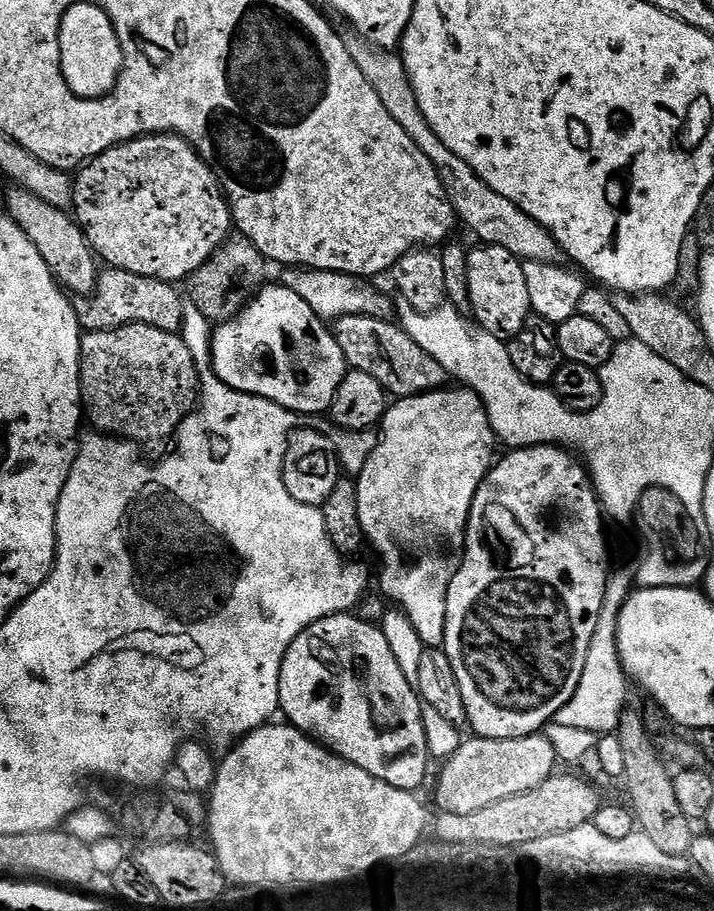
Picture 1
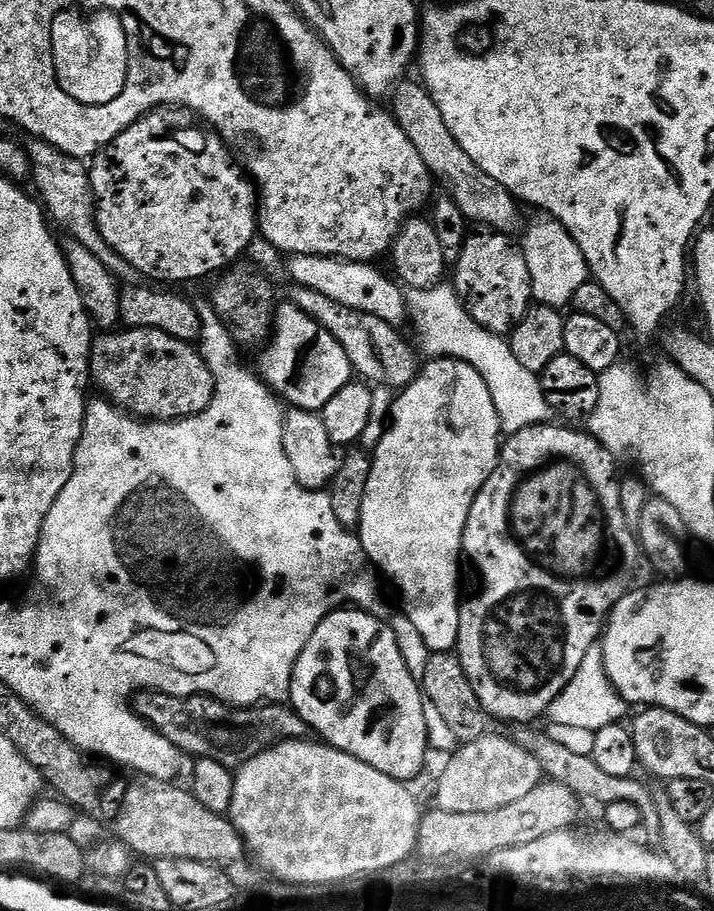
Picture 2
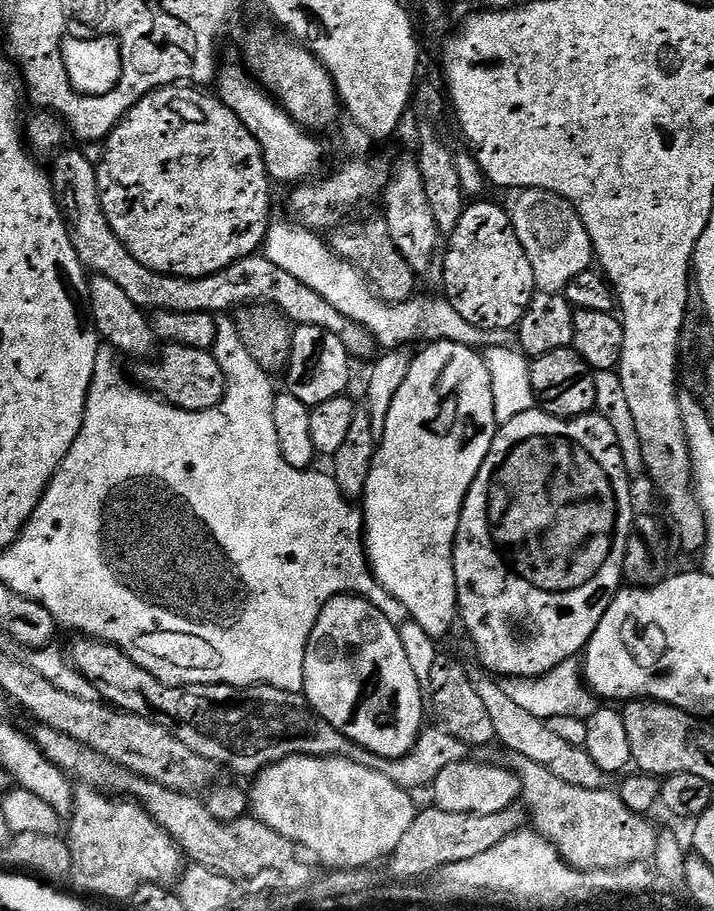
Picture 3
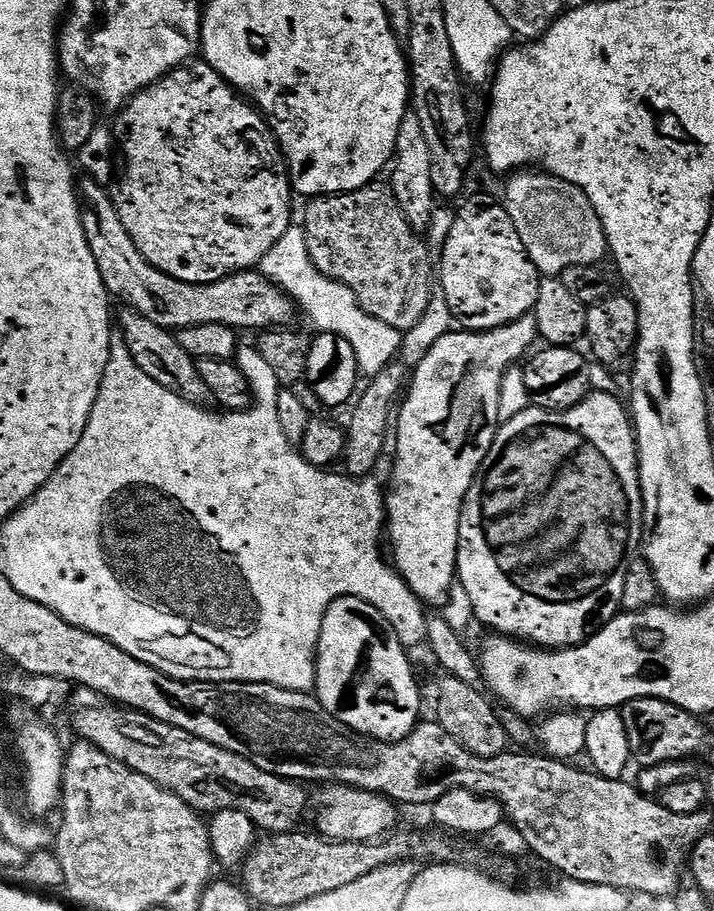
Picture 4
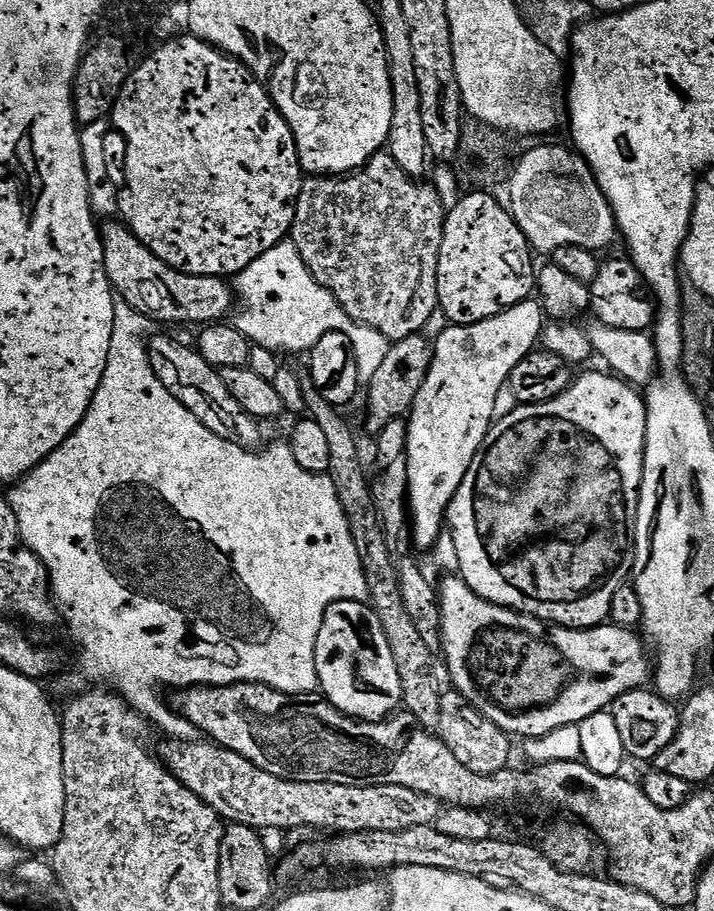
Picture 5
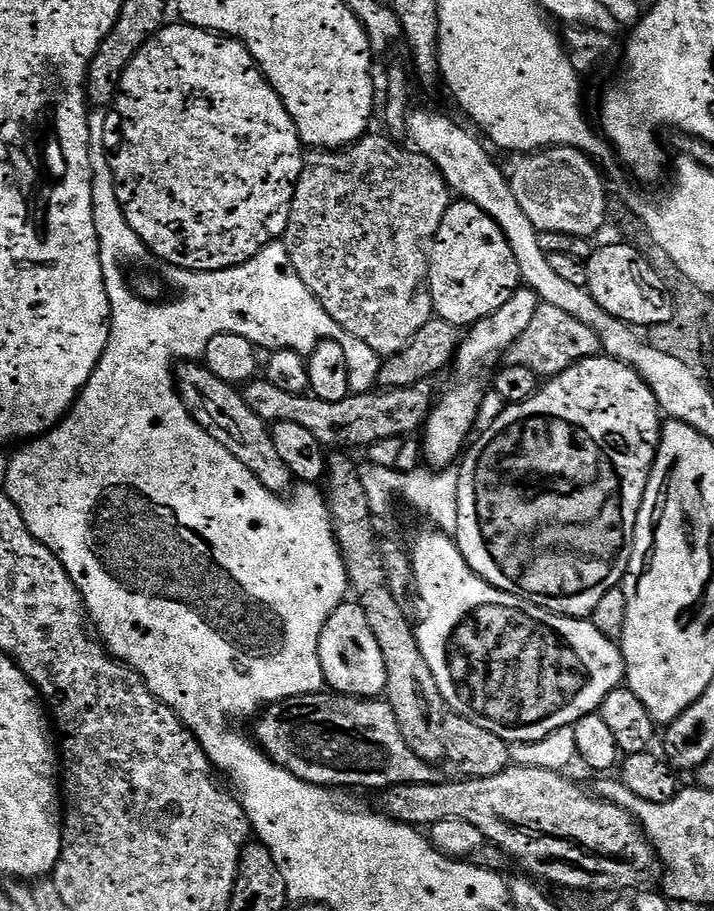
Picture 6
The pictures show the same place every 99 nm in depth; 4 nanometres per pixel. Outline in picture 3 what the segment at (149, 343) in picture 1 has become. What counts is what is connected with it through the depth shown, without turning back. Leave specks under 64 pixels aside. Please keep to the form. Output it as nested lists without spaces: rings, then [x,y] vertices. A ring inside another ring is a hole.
[[[177,344],[167,345],[163,350],[165,352],[161,351],[151,362],[137,363],[140,364],[136,368],[137,385],[187,412],[210,410],[223,402],[228,383],[219,359],[211,351],[194,350]],[[152,362],[153,364],[148,364]]]

